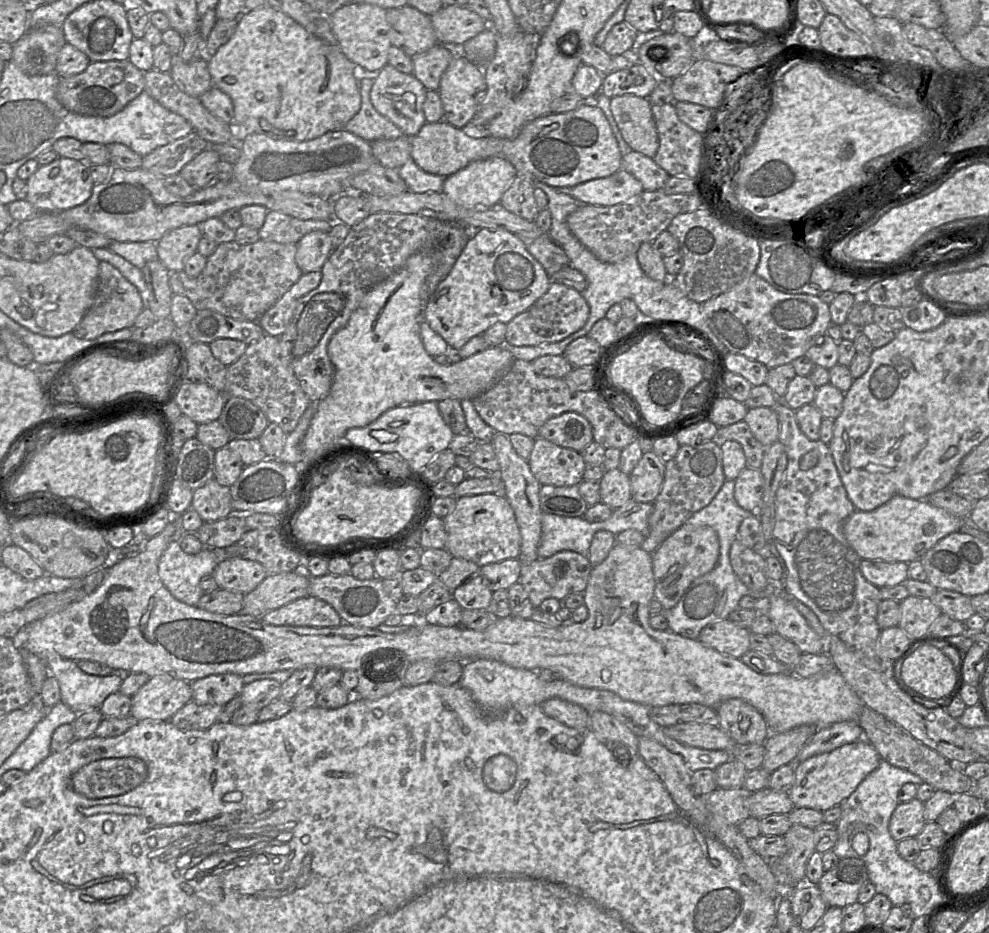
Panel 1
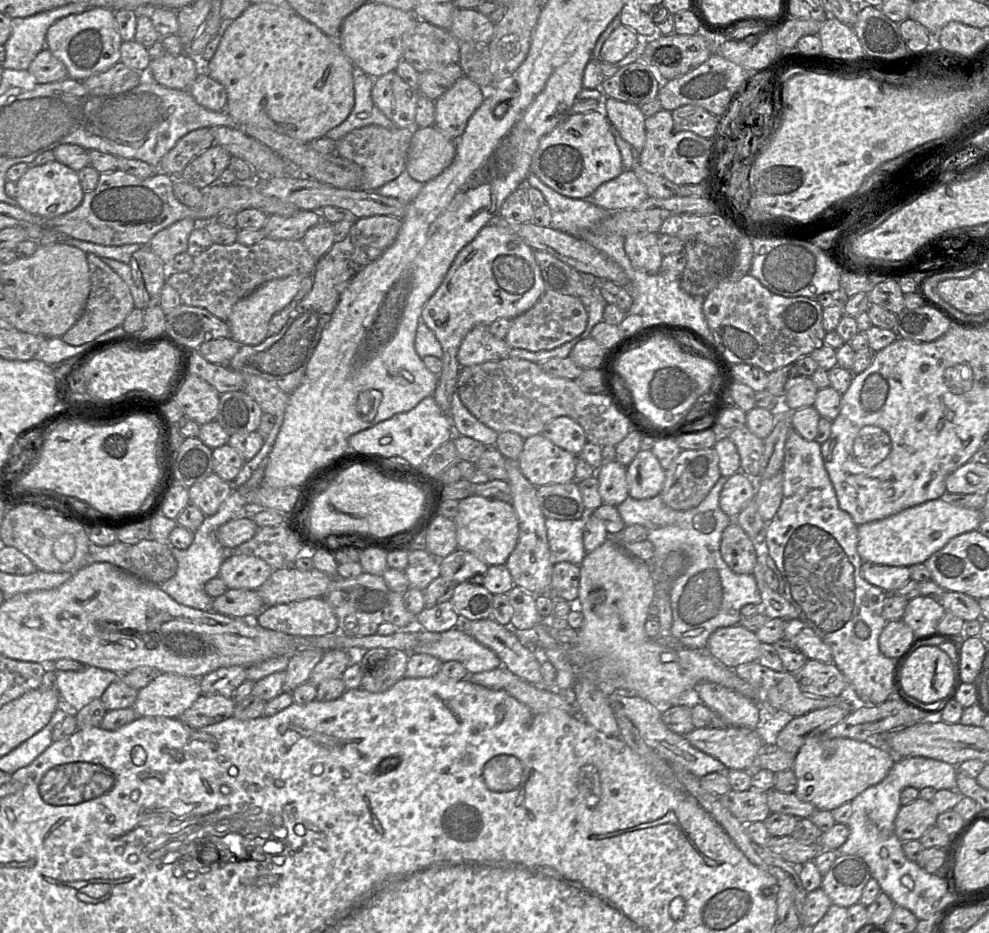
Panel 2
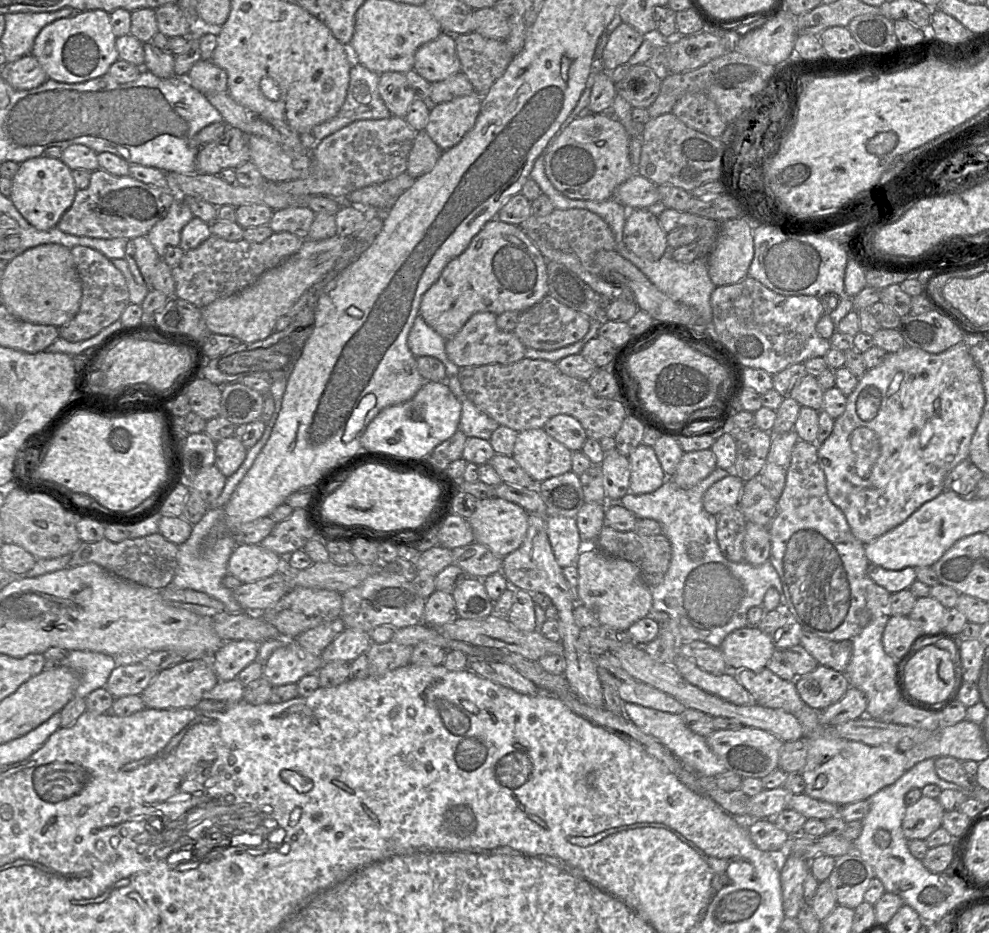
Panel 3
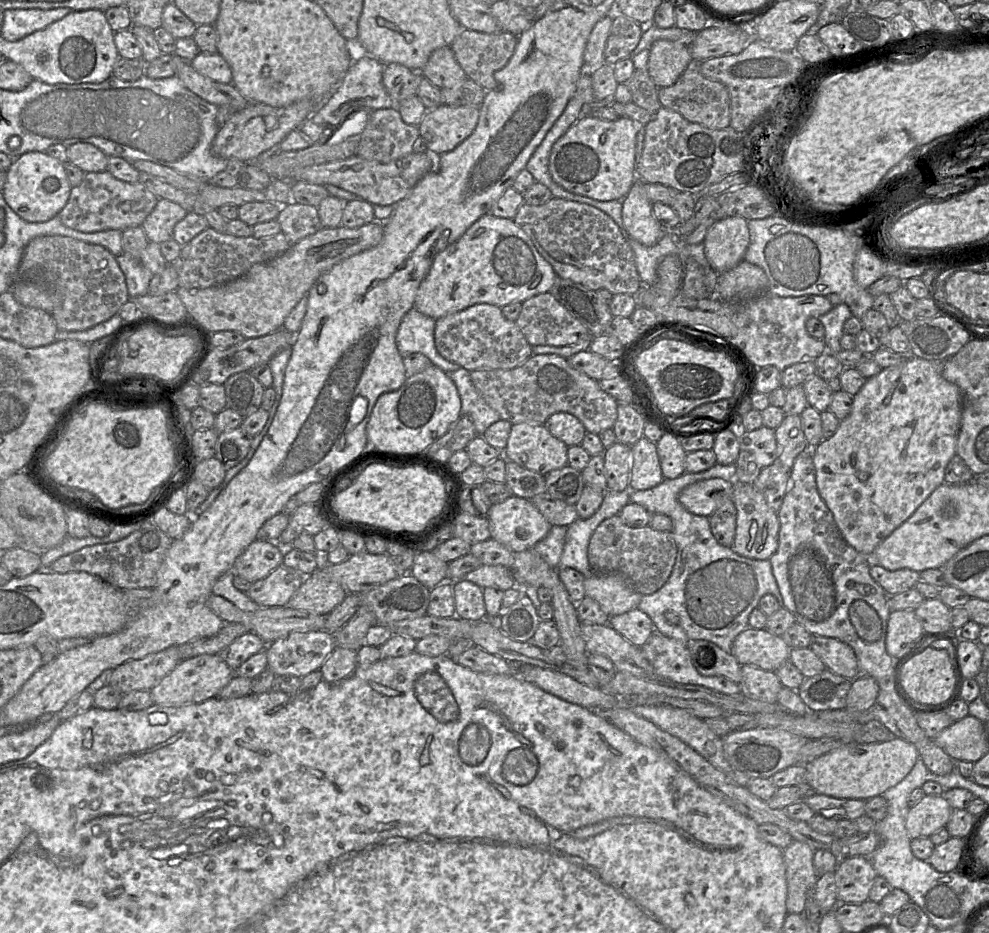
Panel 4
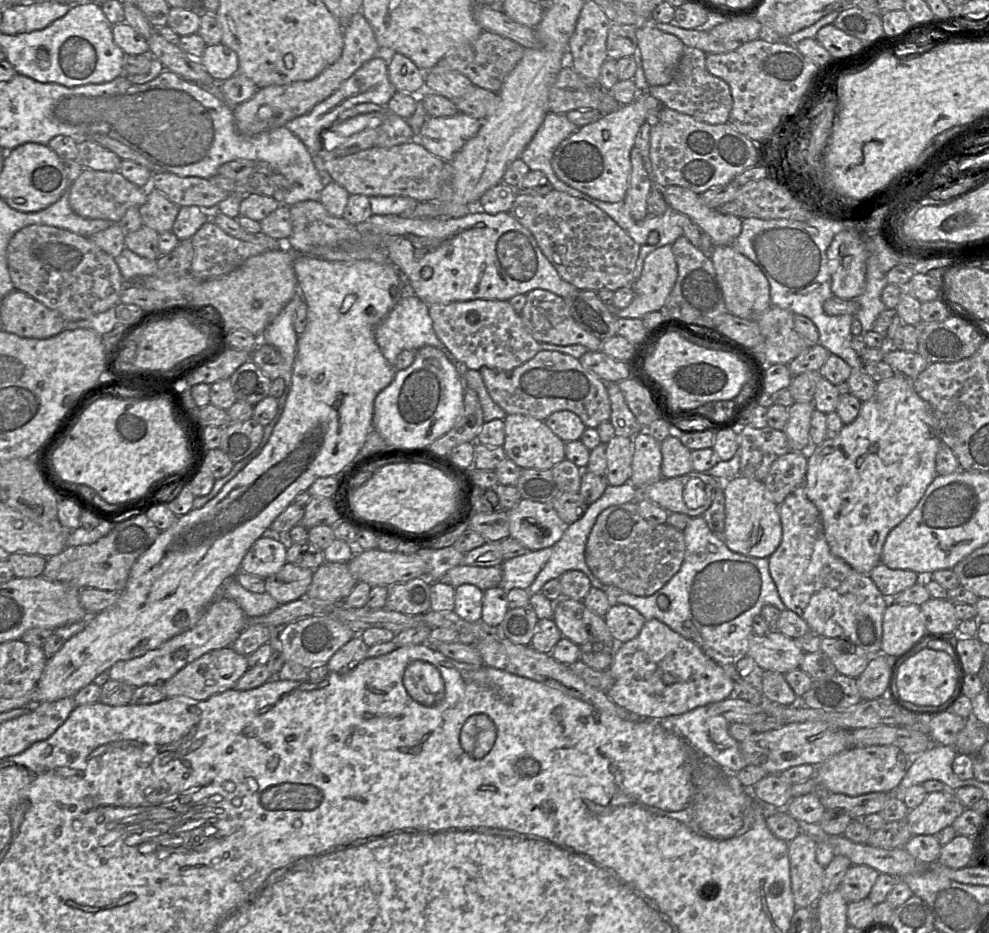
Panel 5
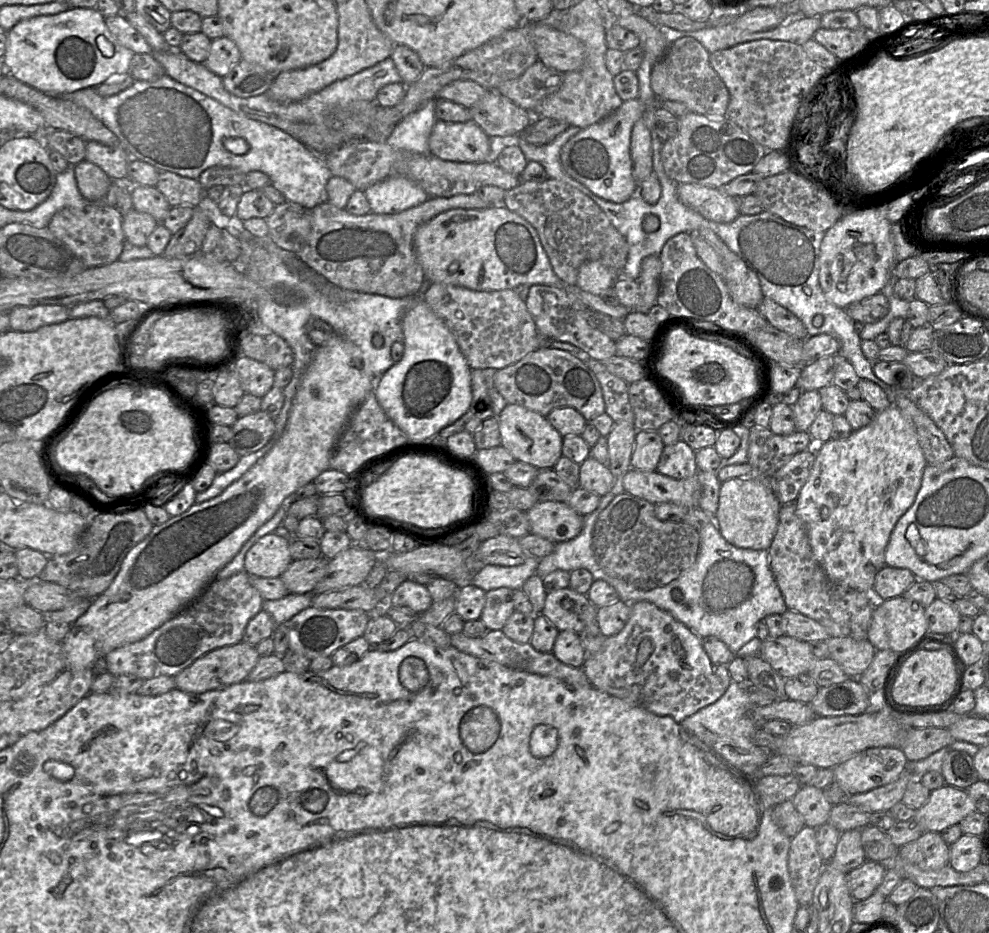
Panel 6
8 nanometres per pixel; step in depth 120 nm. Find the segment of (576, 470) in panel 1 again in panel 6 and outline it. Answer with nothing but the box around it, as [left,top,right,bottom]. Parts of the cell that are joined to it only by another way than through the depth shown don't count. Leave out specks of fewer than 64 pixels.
[498,404,562,469]

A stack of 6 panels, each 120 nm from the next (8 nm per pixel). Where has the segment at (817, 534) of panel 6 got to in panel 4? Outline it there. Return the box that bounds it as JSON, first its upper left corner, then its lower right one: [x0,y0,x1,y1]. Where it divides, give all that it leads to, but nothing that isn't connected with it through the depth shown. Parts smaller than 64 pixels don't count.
[813,357,963,557]

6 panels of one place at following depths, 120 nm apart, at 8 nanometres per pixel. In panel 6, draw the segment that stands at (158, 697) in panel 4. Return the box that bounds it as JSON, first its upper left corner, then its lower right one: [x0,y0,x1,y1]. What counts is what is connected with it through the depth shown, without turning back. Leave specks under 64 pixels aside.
[174,641,259,693]

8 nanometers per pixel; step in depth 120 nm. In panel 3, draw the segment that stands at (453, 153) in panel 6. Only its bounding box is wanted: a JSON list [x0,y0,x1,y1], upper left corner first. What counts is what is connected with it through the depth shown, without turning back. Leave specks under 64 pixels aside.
[424,92,482,151]

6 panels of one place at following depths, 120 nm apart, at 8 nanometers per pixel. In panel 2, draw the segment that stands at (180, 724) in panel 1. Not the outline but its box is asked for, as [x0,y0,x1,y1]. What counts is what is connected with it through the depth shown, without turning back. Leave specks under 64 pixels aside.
[178,694,236,728]

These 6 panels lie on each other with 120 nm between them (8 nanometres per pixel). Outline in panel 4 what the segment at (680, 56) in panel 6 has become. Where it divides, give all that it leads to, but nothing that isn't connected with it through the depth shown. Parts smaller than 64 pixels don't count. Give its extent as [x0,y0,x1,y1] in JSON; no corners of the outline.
[658,59,731,129]

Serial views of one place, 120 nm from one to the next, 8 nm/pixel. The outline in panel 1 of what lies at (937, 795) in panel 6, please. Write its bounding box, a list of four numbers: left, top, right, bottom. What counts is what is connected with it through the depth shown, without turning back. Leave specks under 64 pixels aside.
[889,798,926,842]

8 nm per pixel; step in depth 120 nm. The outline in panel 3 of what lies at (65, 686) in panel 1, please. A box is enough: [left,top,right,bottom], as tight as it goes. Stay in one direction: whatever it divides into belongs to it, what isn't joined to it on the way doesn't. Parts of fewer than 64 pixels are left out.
[60,650,118,698]

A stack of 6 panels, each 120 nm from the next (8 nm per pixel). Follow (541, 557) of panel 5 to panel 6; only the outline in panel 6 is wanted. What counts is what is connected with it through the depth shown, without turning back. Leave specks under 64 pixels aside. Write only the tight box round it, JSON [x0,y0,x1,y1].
[470,557,539,592]

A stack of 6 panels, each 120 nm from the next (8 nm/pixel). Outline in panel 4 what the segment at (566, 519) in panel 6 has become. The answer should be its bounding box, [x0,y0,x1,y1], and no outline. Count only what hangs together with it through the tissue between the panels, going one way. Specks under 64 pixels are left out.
[486,495,552,553]

